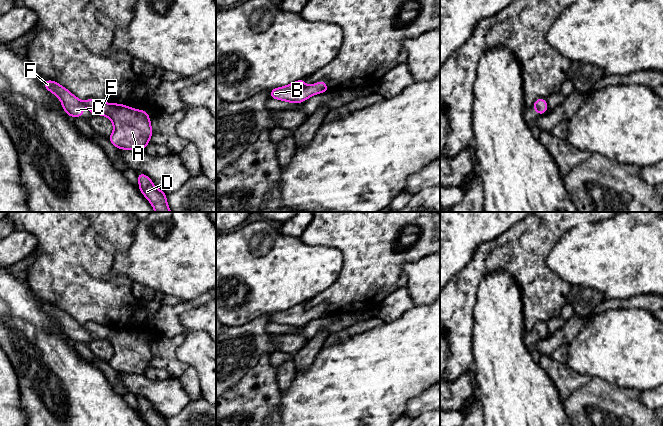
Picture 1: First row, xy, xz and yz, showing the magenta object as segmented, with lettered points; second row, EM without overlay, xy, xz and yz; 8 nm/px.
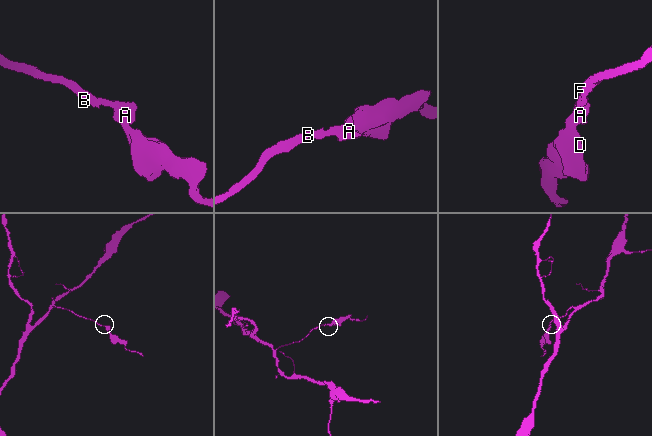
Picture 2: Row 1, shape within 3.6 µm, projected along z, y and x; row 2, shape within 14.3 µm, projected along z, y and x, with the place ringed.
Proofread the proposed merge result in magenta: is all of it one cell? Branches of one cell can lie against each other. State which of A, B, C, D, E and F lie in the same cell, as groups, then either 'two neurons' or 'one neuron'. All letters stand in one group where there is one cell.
A B C D E F; one neuron

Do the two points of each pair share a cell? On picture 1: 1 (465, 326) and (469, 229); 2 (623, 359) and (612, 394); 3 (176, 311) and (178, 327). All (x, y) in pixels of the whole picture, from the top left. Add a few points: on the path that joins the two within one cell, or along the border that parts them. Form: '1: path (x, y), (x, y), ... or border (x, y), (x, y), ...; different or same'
1: border (482, 244), (476, 250), (472, 259), (450, 278); different
2: border (612, 384), (638, 391); different
3: path (176, 315), (176, 323); same

